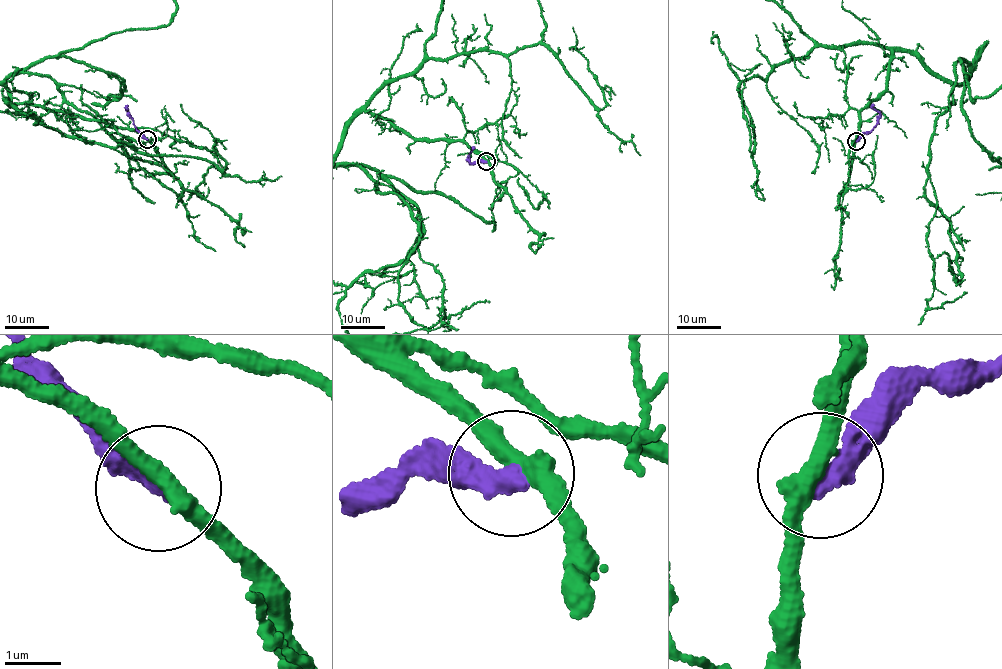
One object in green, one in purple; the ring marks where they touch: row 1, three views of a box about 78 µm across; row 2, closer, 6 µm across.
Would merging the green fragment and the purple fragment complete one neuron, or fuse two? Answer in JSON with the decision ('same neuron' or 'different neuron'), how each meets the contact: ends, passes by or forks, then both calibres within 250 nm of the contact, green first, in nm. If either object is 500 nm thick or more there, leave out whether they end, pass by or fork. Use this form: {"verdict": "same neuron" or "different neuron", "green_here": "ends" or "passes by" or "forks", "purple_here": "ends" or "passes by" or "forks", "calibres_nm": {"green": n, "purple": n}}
{"verdict": "different neuron", "green_here": "passes by", "purple_here": "ends", "calibres_nm": {"green": 320, "purple": 340}}

